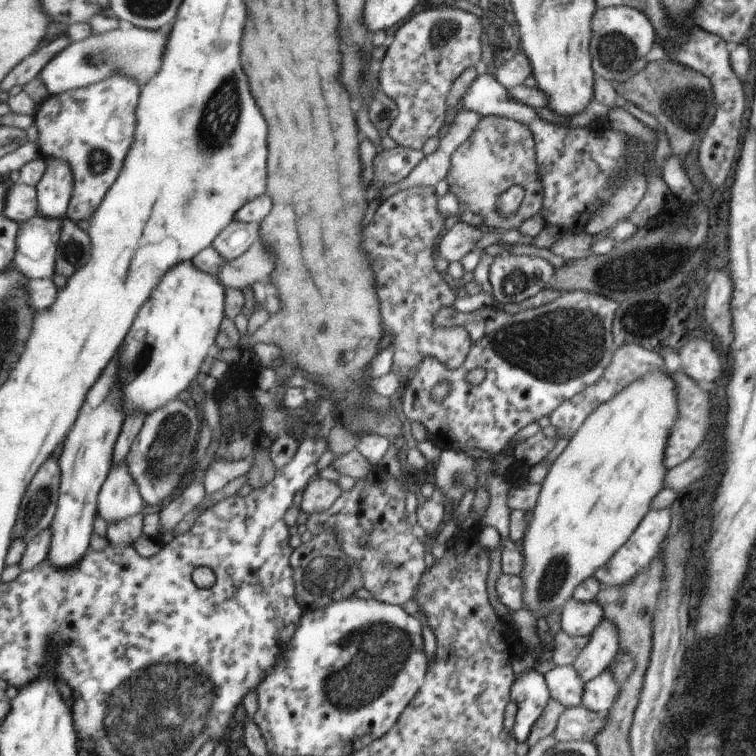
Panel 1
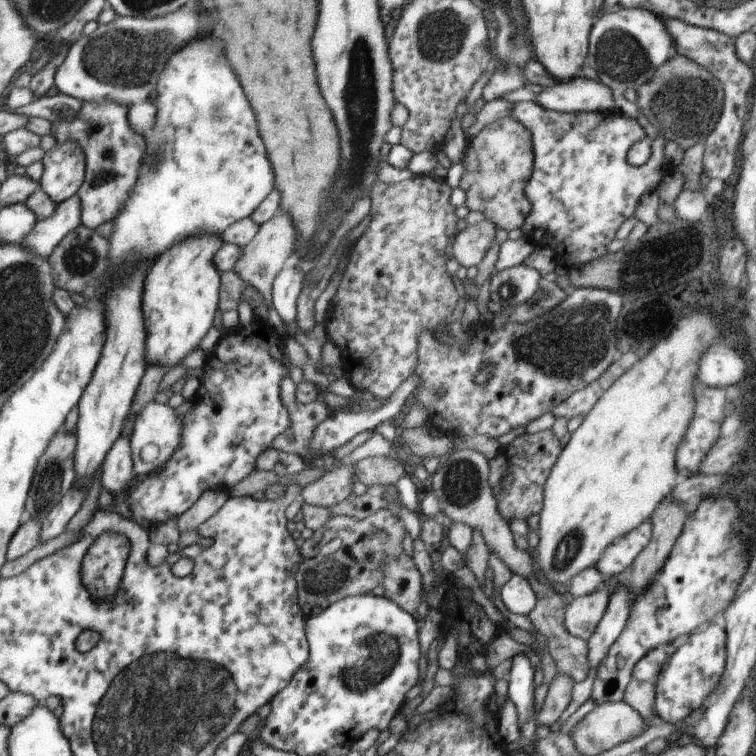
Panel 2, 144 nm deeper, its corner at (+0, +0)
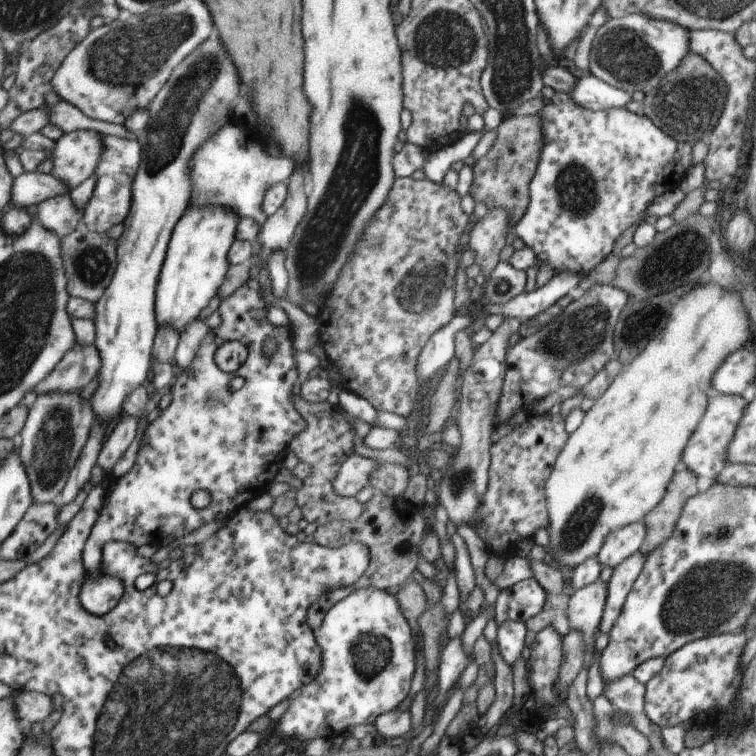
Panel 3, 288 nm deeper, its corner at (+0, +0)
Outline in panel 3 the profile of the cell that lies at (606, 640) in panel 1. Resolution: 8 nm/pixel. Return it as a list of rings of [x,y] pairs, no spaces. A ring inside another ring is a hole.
[[[637,550],[633,556],[623,560],[617,568],[613,568],[609,582],[605,584],[607,586],[607,600],[605,600],[605,610],[603,610],[603,618],[599,624],[599,632],[609,634],[613,622],[621,614],[621,606],[623,606],[627,594],[631,592],[633,582],[641,576],[645,560],[647,560],[647,556],[641,550]]]

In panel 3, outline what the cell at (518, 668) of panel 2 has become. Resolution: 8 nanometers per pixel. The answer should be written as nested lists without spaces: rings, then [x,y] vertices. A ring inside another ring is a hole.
[[[505,620],[501,624],[497,624],[497,636],[495,636],[495,642],[497,642],[497,648],[499,648],[499,654],[501,658],[511,666],[519,656],[521,656],[521,650],[523,650],[523,638],[525,638],[525,622],[511,622],[511,620]]]

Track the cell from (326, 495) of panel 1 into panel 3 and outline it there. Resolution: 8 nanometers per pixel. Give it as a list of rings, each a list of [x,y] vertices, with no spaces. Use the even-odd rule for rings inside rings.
[[[355,452],[345,458],[339,474],[333,480],[333,492],[343,498],[355,498],[355,494],[369,486],[369,476],[377,470],[377,462],[357,456]]]

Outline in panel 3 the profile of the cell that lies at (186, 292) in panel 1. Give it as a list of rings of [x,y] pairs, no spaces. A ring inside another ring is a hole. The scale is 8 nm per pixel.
[[[189,208],[183,220],[177,224],[177,232],[173,232],[173,240],[169,244],[169,254],[165,260],[165,268],[161,272],[159,290],[157,290],[157,320],[159,326],[171,324],[179,332],[191,320],[197,320],[201,310],[211,302],[215,294],[219,294],[225,272],[229,270],[229,248],[235,242],[239,216],[227,208]]]

